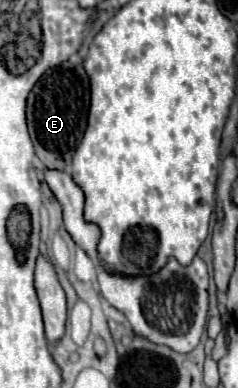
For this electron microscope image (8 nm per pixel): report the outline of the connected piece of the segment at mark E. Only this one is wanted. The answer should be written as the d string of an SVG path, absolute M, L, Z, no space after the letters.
M62 62L60 66L48 70L38 80L38 84L28 96L26 118L36 156L44 162L46 168L70 170L72 154L86 130L88 108L90 108L90 80L82 64Z

